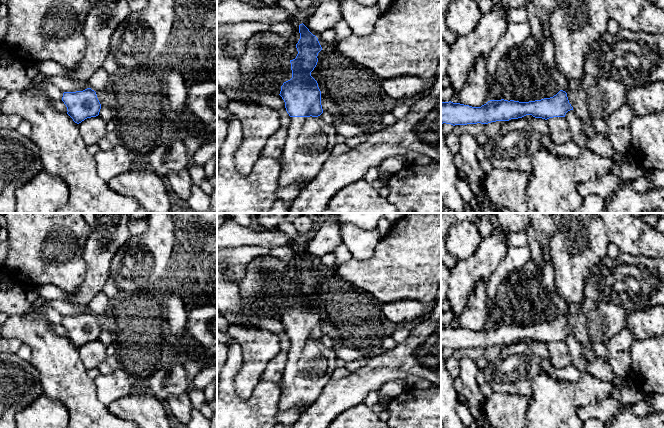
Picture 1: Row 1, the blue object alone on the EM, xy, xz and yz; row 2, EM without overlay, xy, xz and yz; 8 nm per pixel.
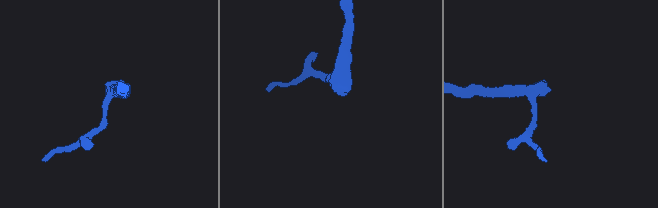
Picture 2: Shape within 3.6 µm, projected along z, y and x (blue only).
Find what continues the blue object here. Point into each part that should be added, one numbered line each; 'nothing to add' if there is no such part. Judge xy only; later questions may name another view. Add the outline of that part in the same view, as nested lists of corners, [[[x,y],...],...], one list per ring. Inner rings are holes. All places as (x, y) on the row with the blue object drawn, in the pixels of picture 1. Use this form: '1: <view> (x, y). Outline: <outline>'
nothing to add

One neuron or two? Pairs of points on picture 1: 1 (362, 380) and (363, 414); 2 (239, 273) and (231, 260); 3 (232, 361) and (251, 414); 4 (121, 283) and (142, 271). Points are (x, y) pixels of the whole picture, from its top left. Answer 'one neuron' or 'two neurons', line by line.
1: two neurons
2: two neurons
3: one neuron
4: one neuron

